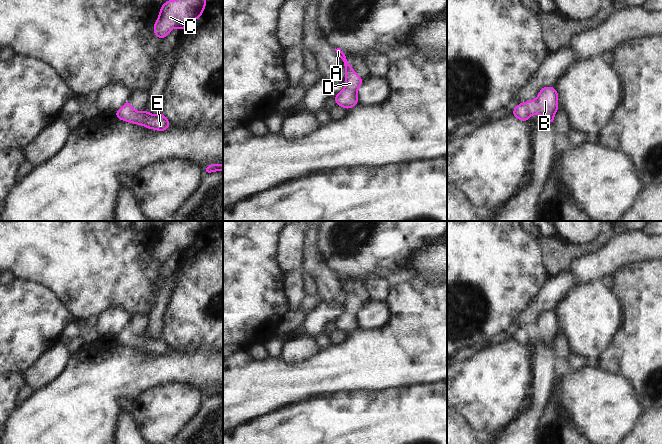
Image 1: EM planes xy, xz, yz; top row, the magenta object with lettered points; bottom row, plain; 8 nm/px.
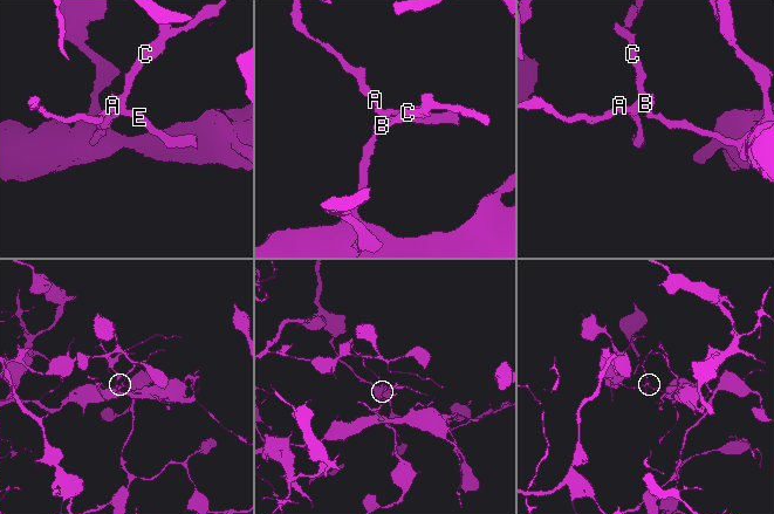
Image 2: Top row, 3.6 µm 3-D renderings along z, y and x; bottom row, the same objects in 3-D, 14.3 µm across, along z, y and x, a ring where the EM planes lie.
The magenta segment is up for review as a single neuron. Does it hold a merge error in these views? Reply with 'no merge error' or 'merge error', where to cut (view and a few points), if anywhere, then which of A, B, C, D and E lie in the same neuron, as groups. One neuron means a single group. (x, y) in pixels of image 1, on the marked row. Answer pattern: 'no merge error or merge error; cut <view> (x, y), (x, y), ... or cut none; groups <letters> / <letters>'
no merge error; cut none; groups A B C D E

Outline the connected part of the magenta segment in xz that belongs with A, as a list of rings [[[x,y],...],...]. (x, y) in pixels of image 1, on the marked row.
[[[335,48],[337,55],[344,61],[346,70],[345,88],[340,91],[335,97],[336,104],[349,109],[358,104],[357,91],[361,86],[363,79],[360,78],[350,66],[347,57],[340,48]]]

